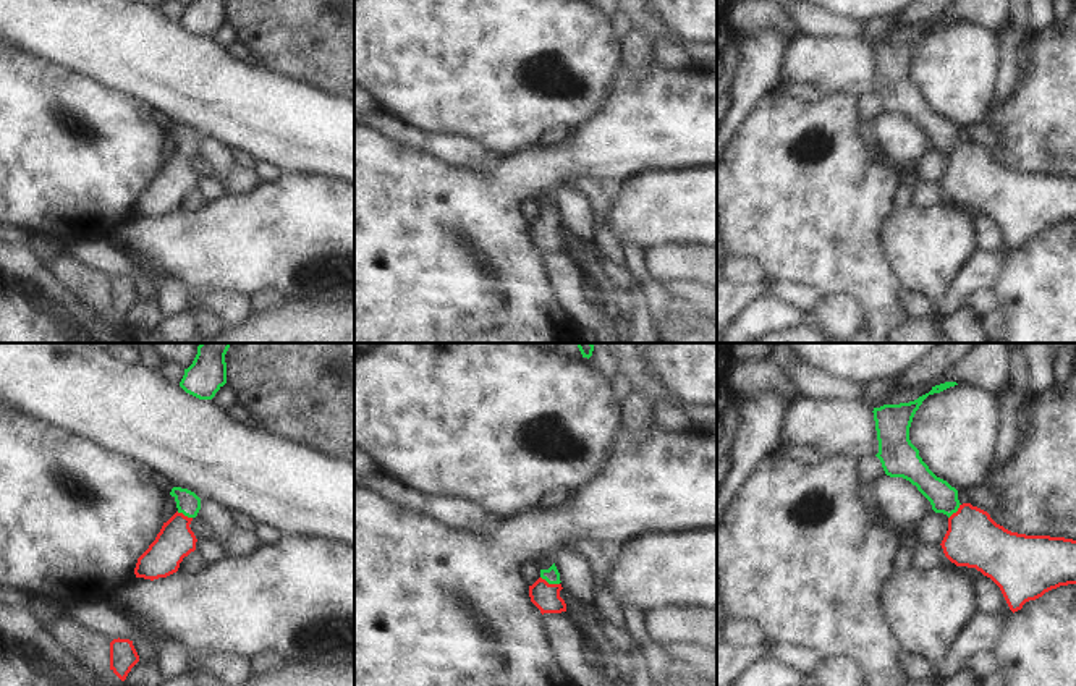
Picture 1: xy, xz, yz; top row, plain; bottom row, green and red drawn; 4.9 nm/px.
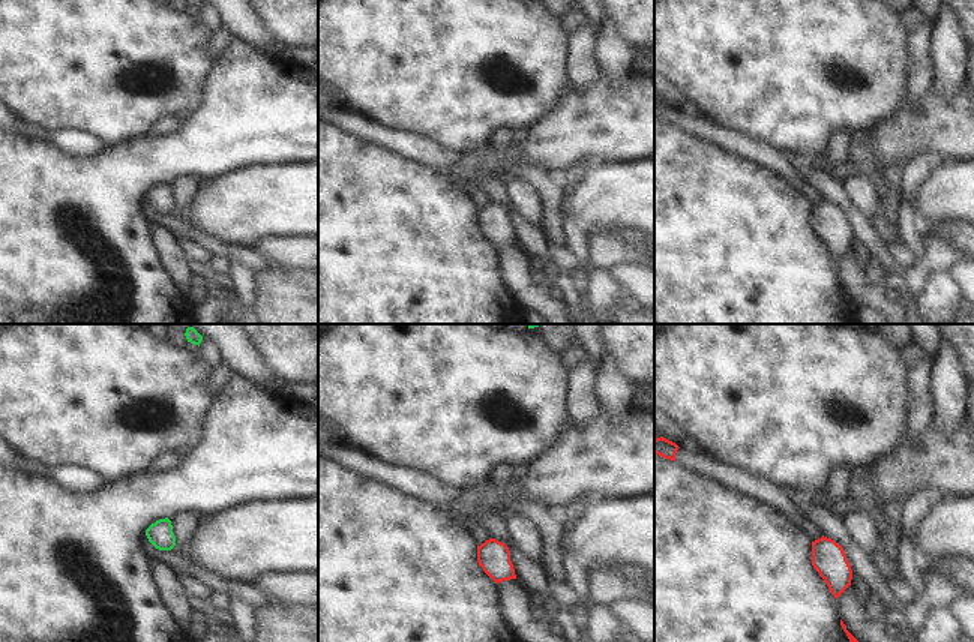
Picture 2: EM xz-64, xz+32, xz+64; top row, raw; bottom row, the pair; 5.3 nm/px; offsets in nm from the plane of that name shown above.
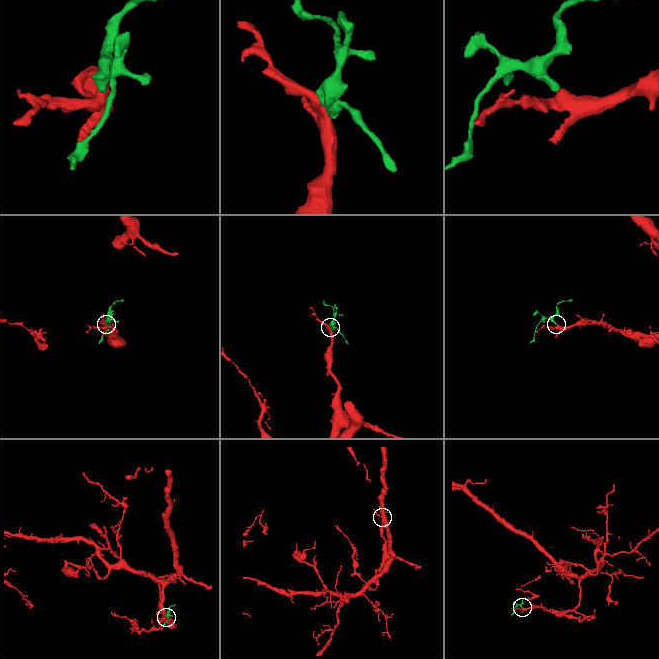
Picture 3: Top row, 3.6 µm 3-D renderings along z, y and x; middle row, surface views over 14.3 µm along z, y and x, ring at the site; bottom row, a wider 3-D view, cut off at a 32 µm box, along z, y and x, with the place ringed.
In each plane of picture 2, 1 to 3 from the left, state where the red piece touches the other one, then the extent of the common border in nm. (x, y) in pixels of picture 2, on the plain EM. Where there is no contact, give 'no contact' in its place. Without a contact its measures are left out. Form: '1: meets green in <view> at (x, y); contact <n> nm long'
1: no contact
2: no contact
3: no contact

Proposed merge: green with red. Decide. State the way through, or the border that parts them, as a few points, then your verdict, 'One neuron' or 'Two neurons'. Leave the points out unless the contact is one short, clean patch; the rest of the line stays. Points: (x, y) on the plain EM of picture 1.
Path across: xz (552, 214), (550, 220), (544, 233). One neuron

